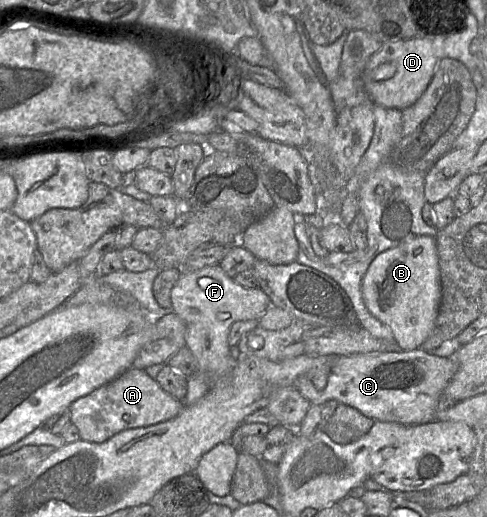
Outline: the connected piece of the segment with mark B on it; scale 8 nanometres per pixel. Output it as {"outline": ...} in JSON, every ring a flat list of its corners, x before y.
{"outline":[[418,236,379,254,363,277,362,295,369,312,391,329,400,350,420,348,433,331,442,297,436,238]]}

